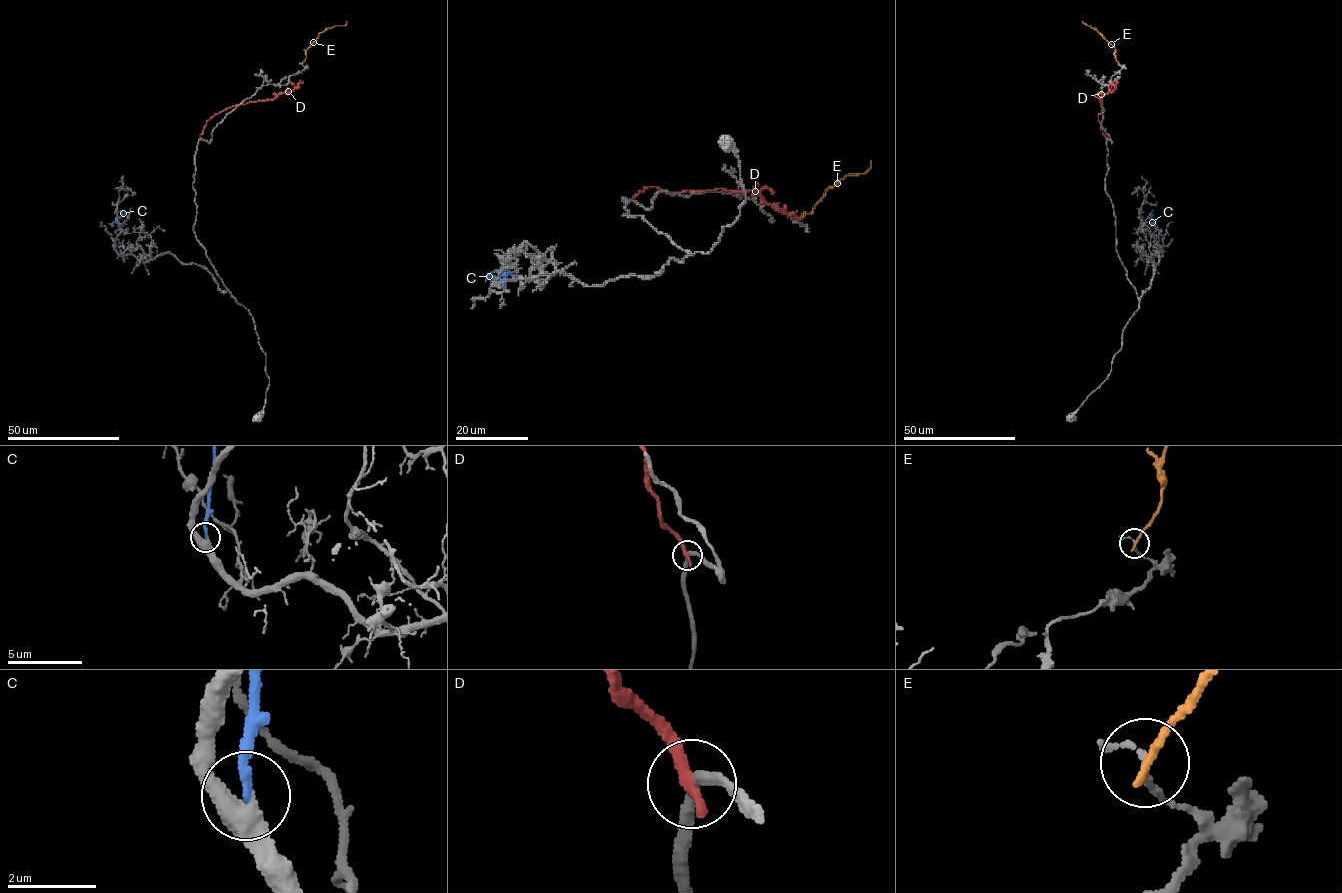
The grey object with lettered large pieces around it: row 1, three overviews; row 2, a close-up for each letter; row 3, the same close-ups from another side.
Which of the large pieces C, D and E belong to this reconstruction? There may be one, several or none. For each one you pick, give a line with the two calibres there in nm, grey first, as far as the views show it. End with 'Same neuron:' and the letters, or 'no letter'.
C: calibres 360 and 240 nm
Same neuron: C

